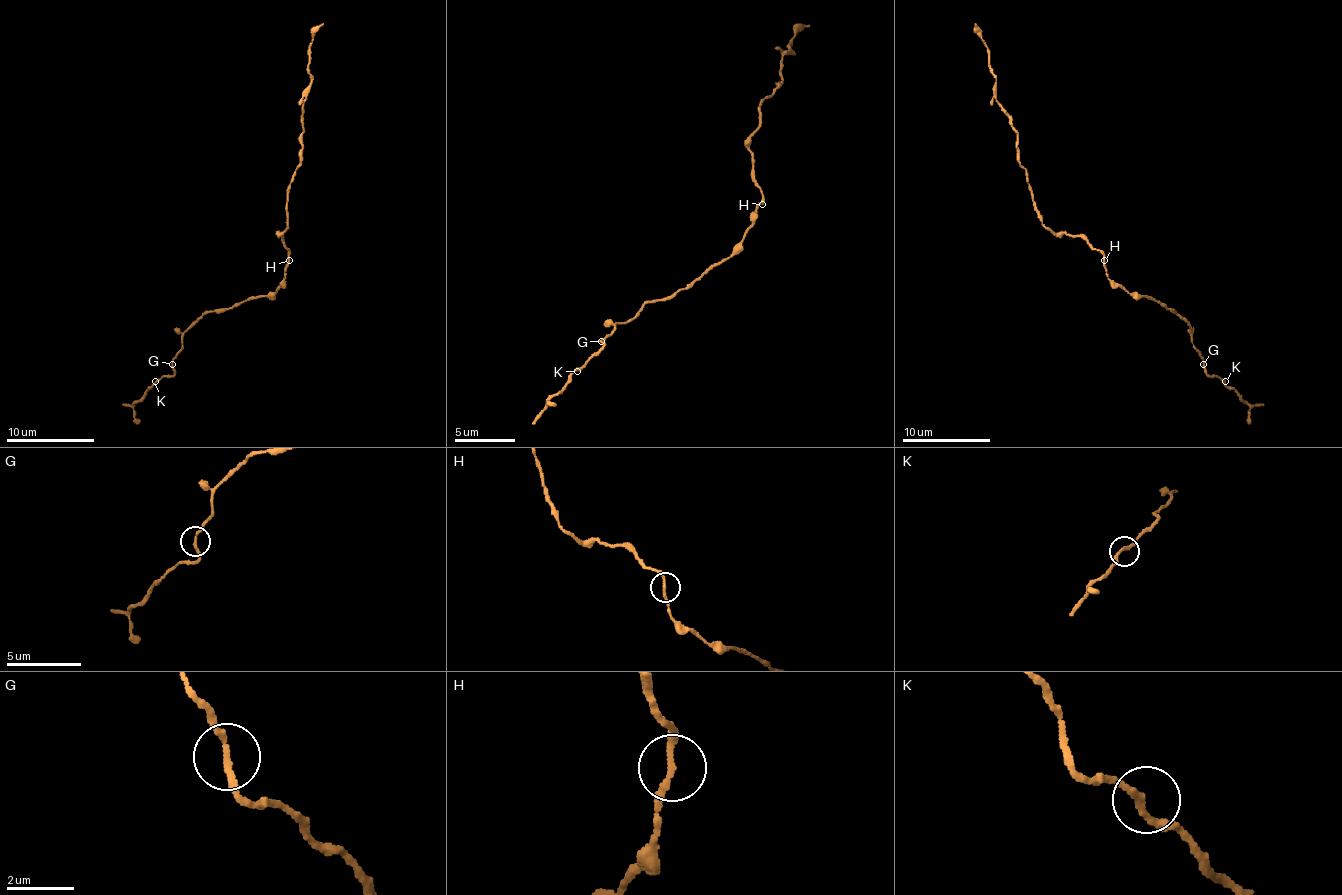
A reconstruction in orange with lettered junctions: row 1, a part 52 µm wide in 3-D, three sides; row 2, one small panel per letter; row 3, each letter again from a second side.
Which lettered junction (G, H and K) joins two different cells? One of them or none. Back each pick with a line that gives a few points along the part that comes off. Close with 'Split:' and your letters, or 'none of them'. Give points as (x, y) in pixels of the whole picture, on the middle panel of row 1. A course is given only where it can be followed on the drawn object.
Split: none of them

